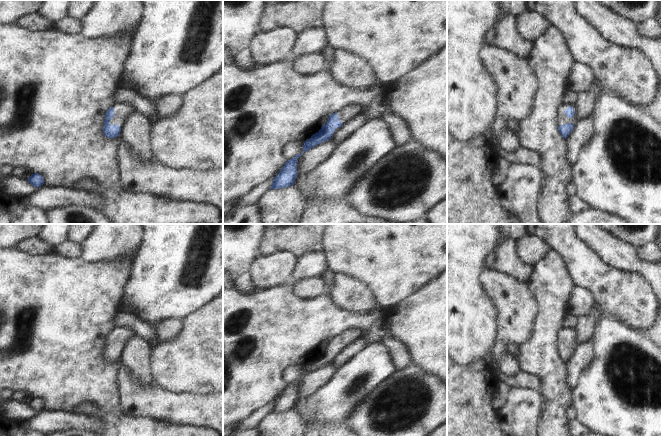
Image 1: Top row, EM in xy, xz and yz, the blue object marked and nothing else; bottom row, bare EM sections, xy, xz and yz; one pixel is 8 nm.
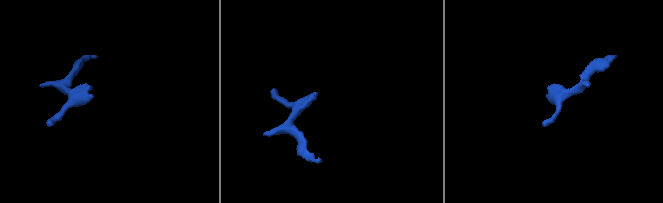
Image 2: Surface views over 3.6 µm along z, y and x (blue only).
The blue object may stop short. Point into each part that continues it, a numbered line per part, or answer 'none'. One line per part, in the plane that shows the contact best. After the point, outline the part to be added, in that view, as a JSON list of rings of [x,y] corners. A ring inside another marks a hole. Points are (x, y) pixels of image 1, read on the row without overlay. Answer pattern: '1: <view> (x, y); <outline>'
1: yz (565, 343); [[[562,330],[561,332],[558,333],[558,337],[559,339],[562,340],[562,346],[563,348],[569,348],[570,347],[570,342],[568,342],[565,337],[564,337],[564,334],[566,332],[568,332],[569,330]]]

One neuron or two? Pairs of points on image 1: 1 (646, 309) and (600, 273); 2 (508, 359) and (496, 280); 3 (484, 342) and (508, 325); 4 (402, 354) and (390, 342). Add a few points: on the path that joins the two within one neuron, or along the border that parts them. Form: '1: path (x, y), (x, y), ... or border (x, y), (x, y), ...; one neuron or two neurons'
1: path (635, 304), (611, 284); one neuron
2: border (508, 351), (502, 356), (499, 364); two neurons
3: border (496, 310), (496, 341), (491, 352); two neurons
4: path (399, 351), (393, 345); one neuron

